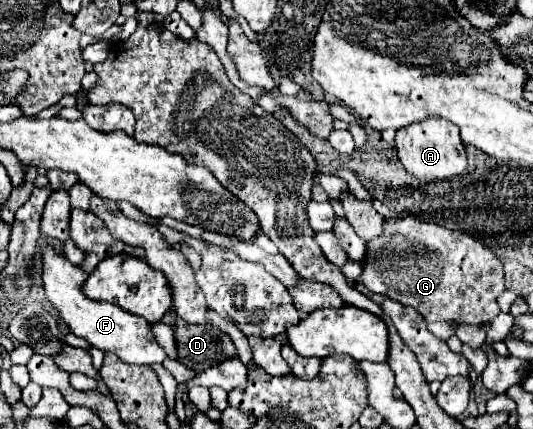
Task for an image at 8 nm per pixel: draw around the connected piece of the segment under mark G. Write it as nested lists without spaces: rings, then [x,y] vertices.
[[[413,217],[403,219],[389,219],[385,221],[385,241],[369,243],[367,261],[363,265],[361,279],[367,289],[399,301],[407,307],[417,309],[427,323],[433,321],[447,321],[447,323],[469,323],[469,325],[485,325],[499,315],[497,297],[505,291],[505,271],[503,263],[493,251],[475,239],[471,233],[463,231],[449,231],[435,223],[427,223]]]

